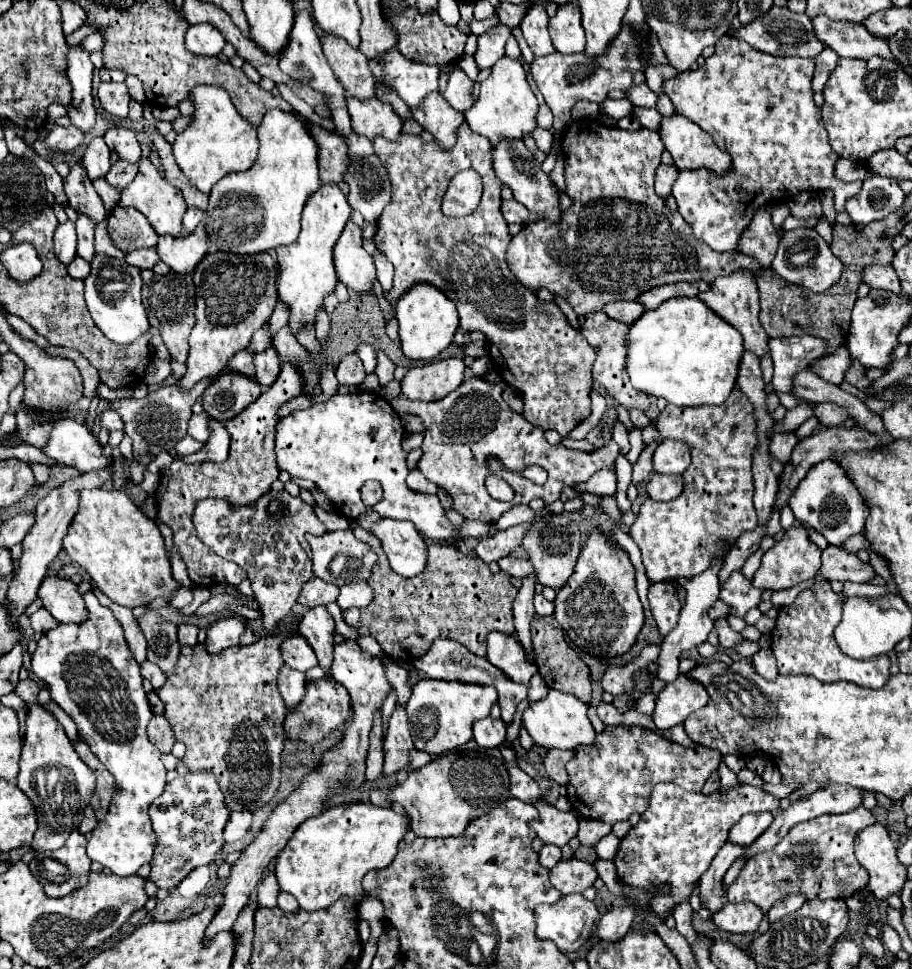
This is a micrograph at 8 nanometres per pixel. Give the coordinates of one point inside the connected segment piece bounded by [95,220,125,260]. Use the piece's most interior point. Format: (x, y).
(103, 244)

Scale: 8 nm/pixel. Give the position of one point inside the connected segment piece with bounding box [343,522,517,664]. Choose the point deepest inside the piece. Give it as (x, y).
(457, 597)

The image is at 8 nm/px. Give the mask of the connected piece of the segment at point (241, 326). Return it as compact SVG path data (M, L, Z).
M211 252L205 254L205 258L195 266L193 272L193 282L197 290L197 310L195 318L197 324L191 330L189 336L189 358L187 358L187 372L181 378L181 388L193 388L199 380L215 376L231 356L235 356L239 350L247 348L251 336L255 330L259 330L269 316L273 314L273 308L277 306L277 272L275 272L275 260L269 252L261 252L255 256L239 256L239 254L229 254L229 252Z

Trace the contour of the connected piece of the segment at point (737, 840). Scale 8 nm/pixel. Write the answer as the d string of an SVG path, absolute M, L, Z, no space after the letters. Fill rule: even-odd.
M759 812L759 814L747 814L743 816L729 832L727 842L731 844L743 844L749 846L753 844L773 822L773 816L769 812Z

